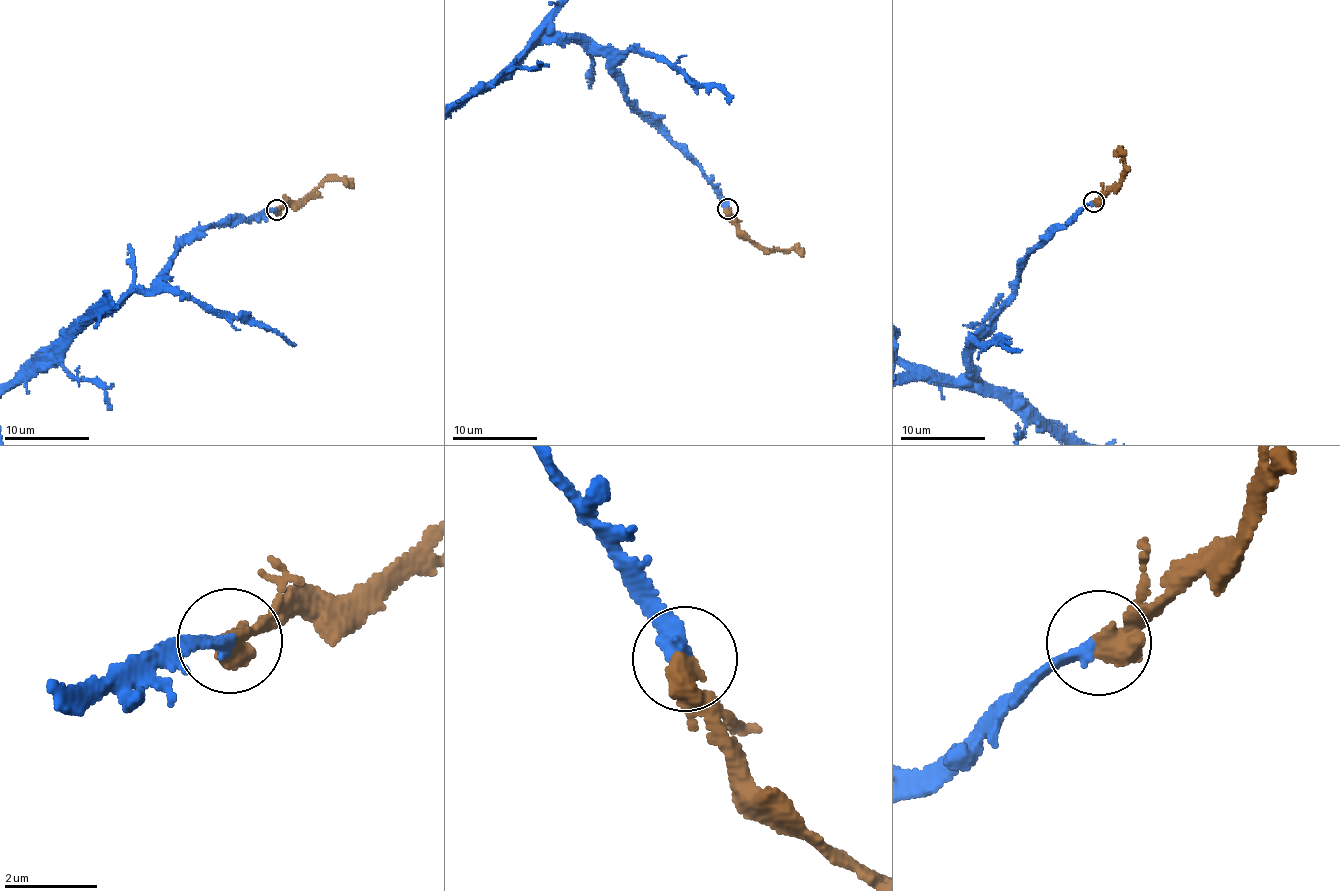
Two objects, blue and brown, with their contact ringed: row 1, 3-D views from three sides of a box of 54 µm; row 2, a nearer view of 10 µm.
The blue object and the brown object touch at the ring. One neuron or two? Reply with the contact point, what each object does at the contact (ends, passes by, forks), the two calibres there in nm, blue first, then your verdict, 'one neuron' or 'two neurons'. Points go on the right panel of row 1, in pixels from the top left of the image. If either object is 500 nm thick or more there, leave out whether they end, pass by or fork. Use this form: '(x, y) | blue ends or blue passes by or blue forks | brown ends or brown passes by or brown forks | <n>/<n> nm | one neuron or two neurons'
(1094, 202) | 340/550 nm | one neuron

